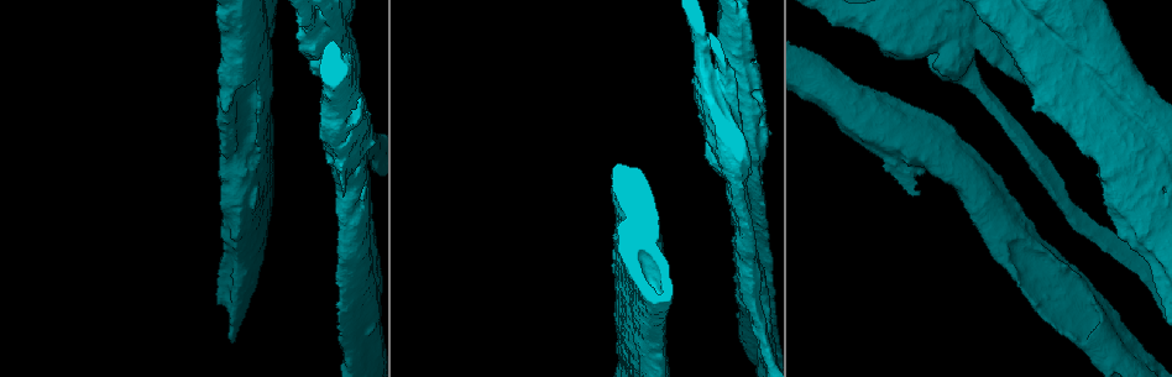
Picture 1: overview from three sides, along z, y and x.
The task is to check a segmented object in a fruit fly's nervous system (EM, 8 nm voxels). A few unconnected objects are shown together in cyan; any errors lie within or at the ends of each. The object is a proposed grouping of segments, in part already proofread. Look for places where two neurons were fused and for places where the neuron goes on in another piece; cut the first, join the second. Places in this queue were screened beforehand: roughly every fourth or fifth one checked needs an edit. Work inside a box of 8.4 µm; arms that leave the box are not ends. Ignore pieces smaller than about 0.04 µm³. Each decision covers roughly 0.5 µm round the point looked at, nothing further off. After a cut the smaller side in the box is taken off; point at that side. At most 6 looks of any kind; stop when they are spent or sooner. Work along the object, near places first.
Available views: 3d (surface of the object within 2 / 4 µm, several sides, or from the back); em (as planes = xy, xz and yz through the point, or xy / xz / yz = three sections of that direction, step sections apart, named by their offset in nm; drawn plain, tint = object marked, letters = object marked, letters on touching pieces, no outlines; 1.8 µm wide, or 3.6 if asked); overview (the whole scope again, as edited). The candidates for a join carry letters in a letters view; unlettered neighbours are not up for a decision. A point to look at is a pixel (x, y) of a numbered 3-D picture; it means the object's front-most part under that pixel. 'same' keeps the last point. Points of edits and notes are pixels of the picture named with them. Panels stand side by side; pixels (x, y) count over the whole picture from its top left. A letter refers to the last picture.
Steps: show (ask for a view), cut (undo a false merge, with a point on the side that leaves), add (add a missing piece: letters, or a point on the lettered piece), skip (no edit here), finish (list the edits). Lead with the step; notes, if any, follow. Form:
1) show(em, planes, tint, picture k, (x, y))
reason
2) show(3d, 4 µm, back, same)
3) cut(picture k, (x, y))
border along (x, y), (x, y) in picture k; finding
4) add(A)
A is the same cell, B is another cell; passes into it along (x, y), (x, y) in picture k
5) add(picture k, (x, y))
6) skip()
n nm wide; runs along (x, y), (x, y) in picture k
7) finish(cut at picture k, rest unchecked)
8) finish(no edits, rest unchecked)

show(3d, 4 µm, picture 1, (347, 317))
touches itself

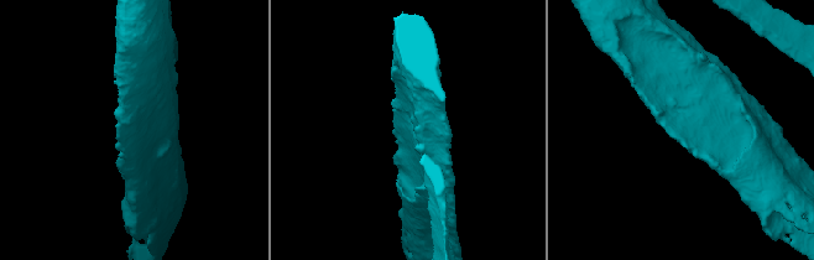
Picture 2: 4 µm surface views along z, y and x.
show(em, planes, letters, picture 2, (406, 133))

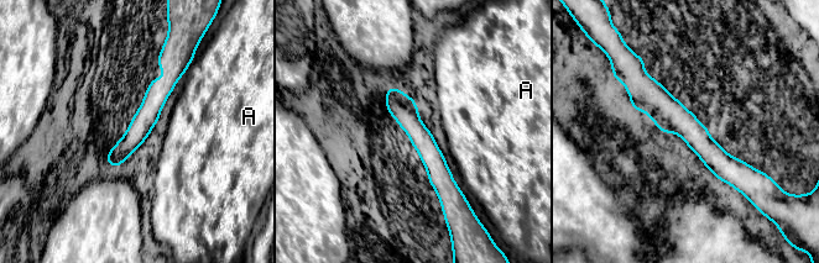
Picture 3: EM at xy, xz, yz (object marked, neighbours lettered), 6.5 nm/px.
skip()
A is another cell; border along (191, 63), (183, 74) in picture 3; one neuron here

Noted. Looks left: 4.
show(em, 3.6 µm, xy, step 16, letters, picture 1, (1013, 244))
three-way junction

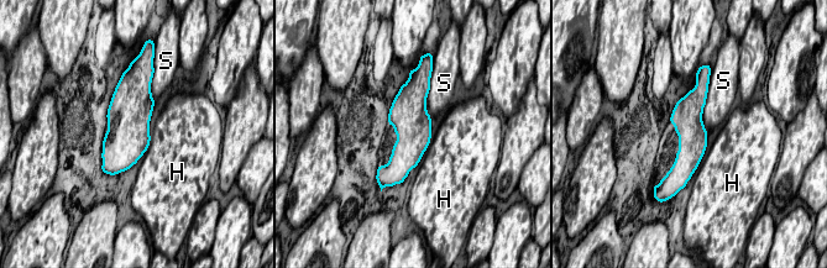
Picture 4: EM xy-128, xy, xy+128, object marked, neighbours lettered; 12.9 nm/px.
show(em, 3.6 µm, planes, letters, same)

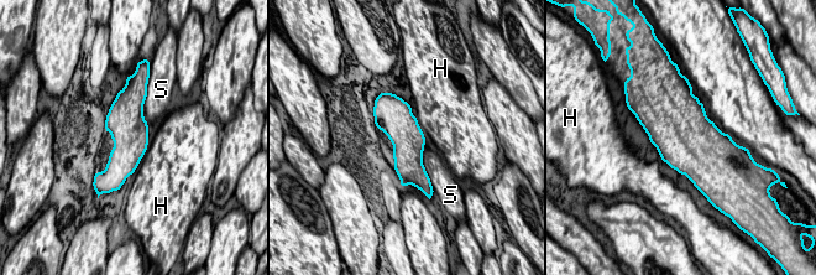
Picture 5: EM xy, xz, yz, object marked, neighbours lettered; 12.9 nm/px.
skip()
S touches over 360 nm; H and S are other cells; continuous, no second neuron

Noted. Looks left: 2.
finish(no edits, rest unchecked)

